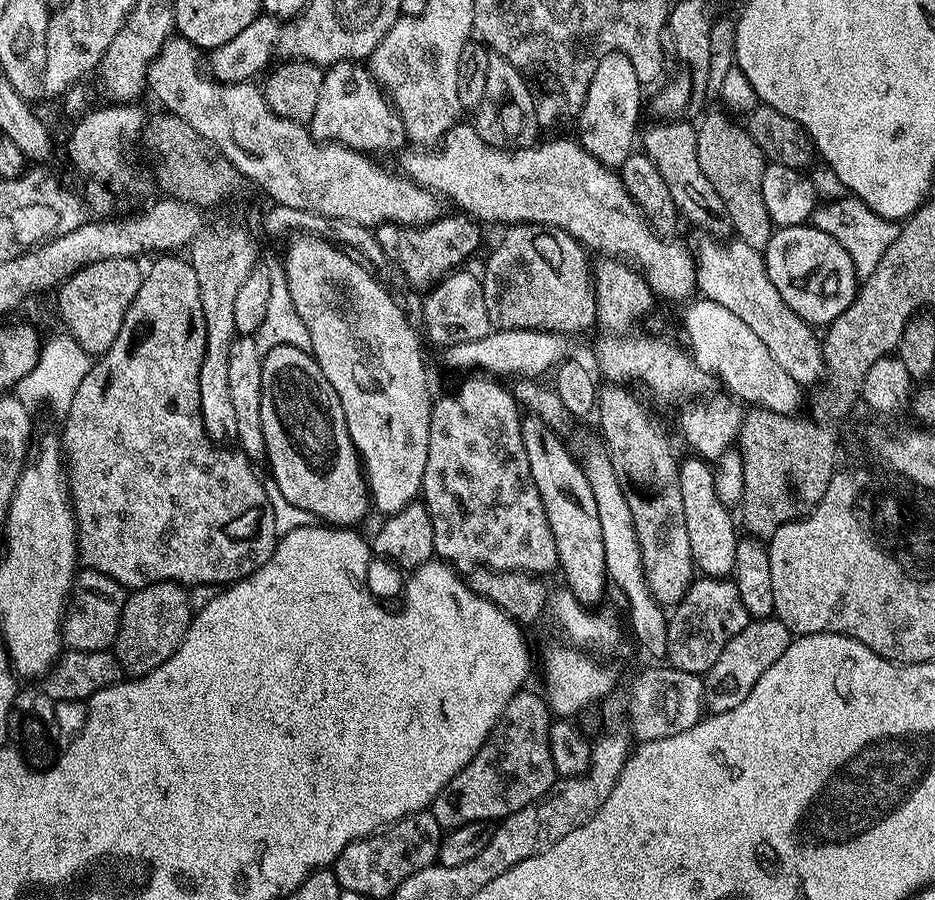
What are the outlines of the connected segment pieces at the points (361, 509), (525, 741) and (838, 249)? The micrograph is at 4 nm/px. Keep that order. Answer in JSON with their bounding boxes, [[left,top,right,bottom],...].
[[262,344,370,526],[430,690,558,829],[762,223,858,325]]

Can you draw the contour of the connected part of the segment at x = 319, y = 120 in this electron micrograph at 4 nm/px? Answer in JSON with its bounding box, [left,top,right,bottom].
[310,62,408,154]

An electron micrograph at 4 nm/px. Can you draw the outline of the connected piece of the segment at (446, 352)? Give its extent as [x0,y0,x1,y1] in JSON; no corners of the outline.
[443,330,569,378]

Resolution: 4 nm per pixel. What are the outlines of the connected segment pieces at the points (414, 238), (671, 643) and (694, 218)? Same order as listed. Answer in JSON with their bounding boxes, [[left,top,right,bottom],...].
[[375,214,481,286],[666,575,750,674],[642,122,732,238]]

